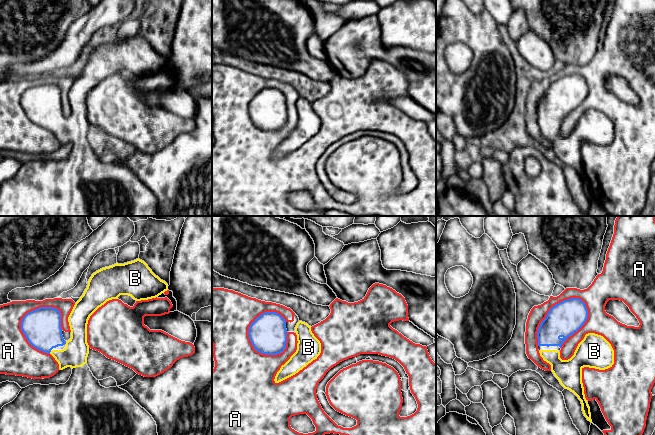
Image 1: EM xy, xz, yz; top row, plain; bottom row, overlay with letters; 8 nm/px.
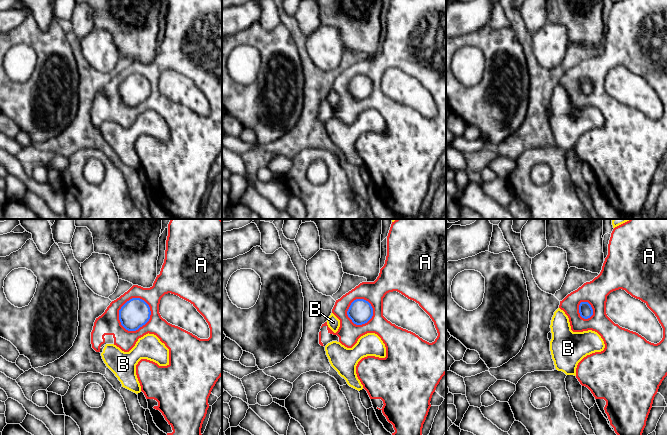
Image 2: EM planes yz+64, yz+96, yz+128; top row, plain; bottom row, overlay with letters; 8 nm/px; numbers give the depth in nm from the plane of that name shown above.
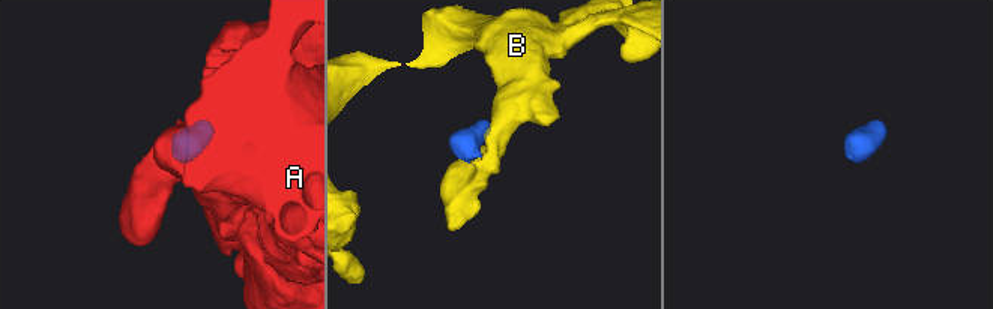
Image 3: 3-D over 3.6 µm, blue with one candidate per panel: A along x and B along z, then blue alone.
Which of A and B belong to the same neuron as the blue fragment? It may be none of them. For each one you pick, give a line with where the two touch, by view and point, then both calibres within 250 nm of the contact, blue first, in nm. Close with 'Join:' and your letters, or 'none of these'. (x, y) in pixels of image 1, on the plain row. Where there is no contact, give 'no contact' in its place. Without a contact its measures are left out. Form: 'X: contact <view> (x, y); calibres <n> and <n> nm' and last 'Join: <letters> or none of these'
B: contact xy (65, 119); calibres 300 and 200 nm
Join: B

